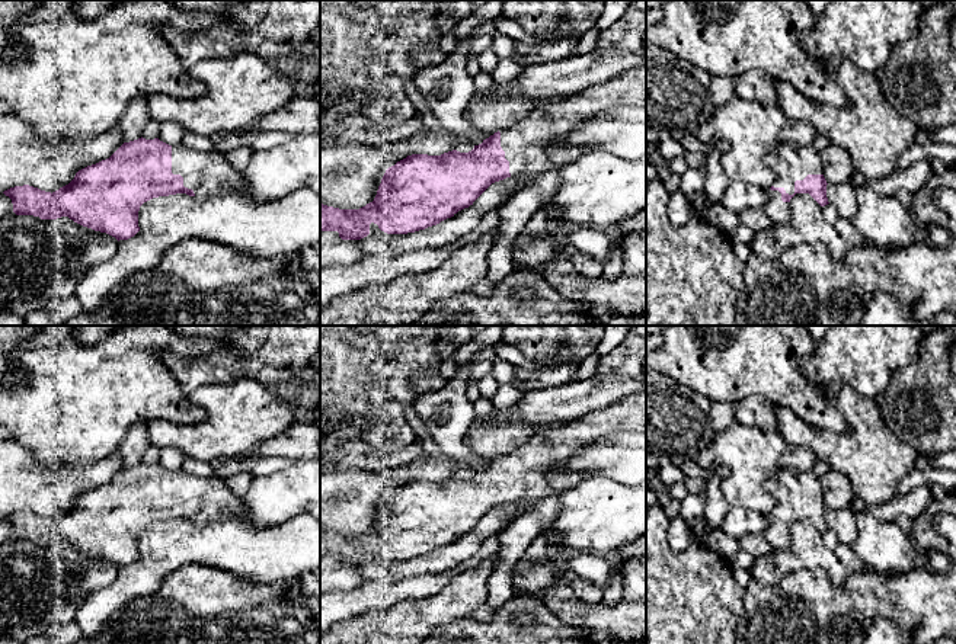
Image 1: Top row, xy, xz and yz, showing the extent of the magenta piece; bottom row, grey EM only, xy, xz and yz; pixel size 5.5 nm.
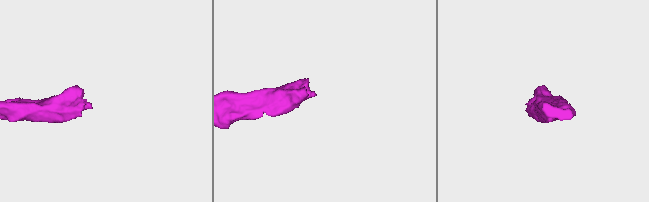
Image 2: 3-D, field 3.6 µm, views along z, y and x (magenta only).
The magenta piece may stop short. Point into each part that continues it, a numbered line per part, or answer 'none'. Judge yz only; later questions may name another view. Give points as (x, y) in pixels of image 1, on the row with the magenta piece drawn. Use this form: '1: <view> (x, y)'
1: yz (790, 163)

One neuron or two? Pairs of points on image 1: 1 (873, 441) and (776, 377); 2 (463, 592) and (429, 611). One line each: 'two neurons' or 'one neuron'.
1: two neurons
2: one neuron

